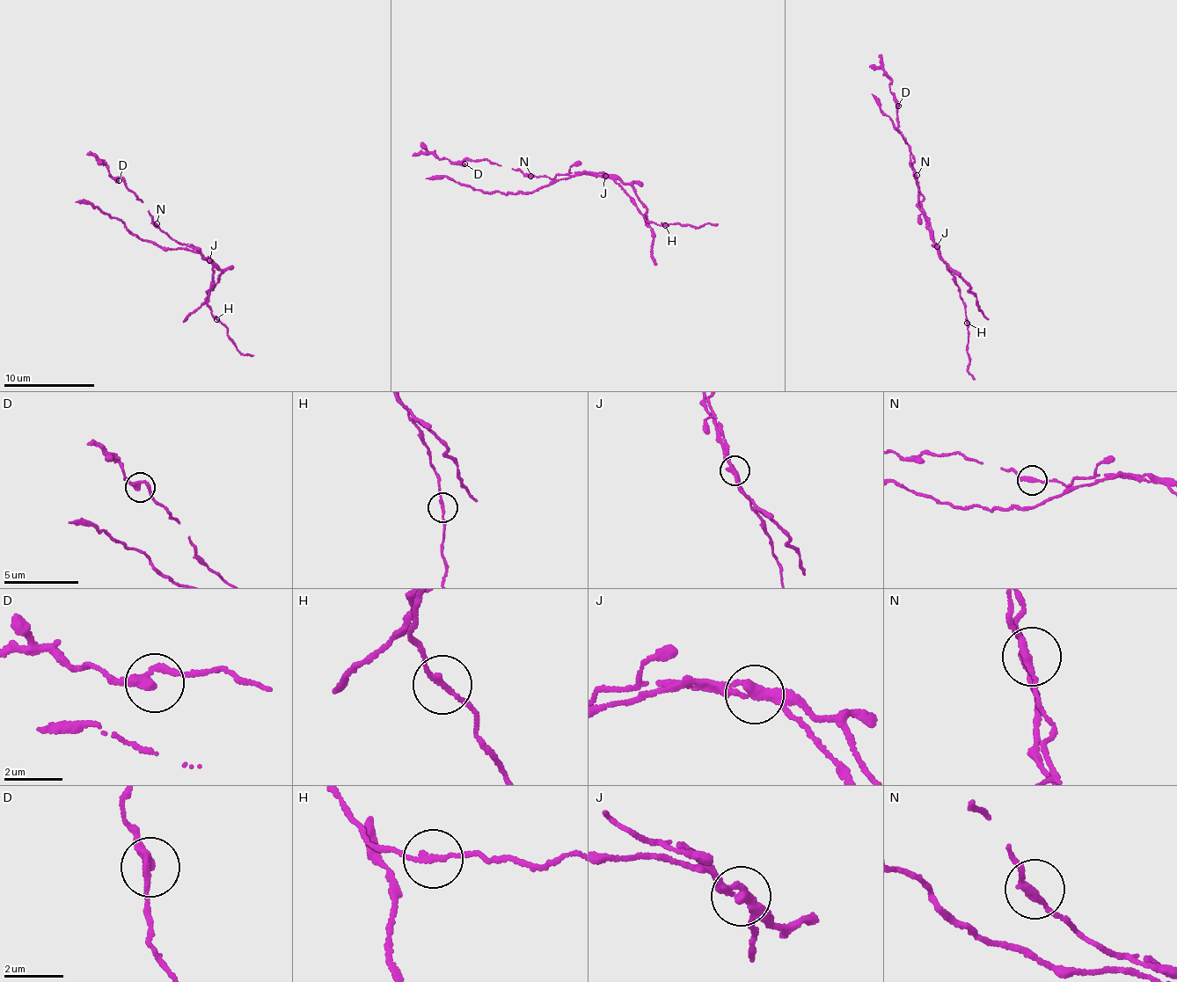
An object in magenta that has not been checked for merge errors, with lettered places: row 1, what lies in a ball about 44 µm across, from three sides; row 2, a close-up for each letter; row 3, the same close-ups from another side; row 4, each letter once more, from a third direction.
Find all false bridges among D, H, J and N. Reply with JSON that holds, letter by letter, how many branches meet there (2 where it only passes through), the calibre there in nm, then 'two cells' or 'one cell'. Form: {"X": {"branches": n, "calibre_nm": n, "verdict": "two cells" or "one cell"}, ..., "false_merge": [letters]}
{"D": {"branches": 2, "calibre_nm": 280, "verdict": "one cell"}, "H": {"branches": 2, "calibre_nm": 140, "verdict": "one cell"}, "J": {"branches": 2, "calibre_nm": 340, "verdict": "two cells"}, "N": {"branches": 2, "calibre_nm": 240, "verdict": "one cell"}, "false_merge": ["J"]}

